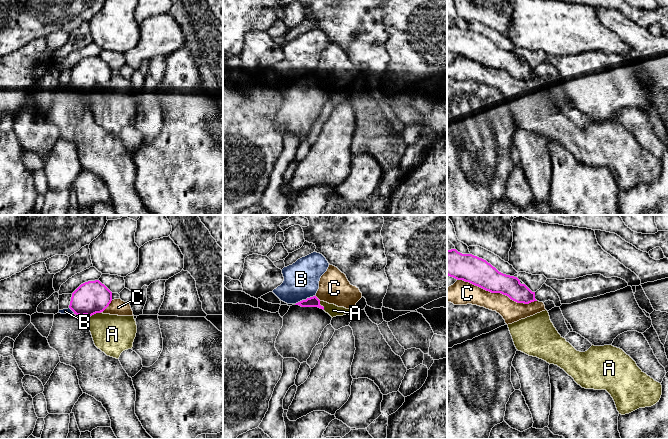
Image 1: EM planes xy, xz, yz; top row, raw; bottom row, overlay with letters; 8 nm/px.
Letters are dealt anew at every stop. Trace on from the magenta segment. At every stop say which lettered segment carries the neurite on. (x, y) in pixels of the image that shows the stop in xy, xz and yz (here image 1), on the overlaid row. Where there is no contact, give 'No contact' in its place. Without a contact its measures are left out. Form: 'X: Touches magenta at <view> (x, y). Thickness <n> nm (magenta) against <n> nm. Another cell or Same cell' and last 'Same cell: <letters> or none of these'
A: Touches magenta at xy (95, 313). Thickness 260 nm (magenta) against 320 nm. Another cell
B: Touches magenta at xz (304, 300). Thickness 80 nm (magenta) against 280 nm. Another cell
C: Touches magenta at yz (497, 292). Thickness 220 nm (magenta) against 180 nm. Another cell
Same cell: none of these

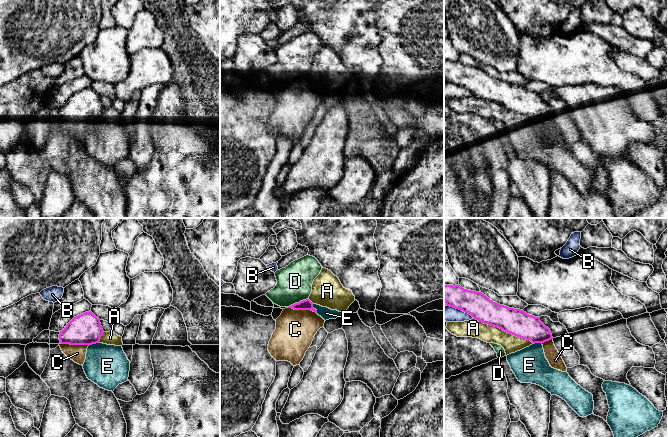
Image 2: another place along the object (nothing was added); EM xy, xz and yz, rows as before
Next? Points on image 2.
A: Touches magenta at yz (503, 330). Thickness 200 nm (magenta) against 150 nm. Another cell
B: Touches magenta at yz (460, 309). Thickness 200 nm (magenta) against 130 nm. Another cell
C: Touches magenta at xz (302, 309). Thickness 80 nm (magenta) against 320 nm. Same cell
D: Touches magenta at xz (297, 303). Thickness 80 nm (magenta) against 280 nm. Another cell
E: Touches magenta at xy (93, 343). Thickness 260 nm (magenta) against 340 nm. Another cell
Same cell: C

